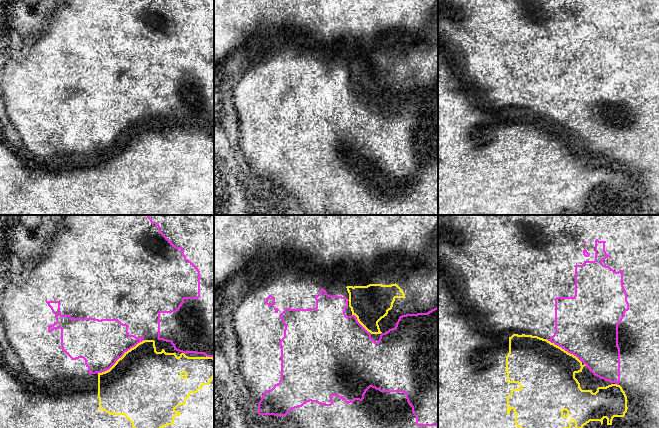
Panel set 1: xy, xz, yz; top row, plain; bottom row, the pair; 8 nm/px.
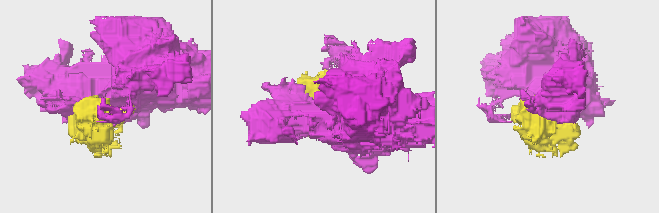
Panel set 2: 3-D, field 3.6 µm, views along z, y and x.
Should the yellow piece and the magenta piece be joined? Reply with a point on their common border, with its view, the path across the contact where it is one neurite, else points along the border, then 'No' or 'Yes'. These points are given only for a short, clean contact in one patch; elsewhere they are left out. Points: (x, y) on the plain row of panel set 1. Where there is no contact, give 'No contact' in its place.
Touches yellow at xy (121, 133). Yes

